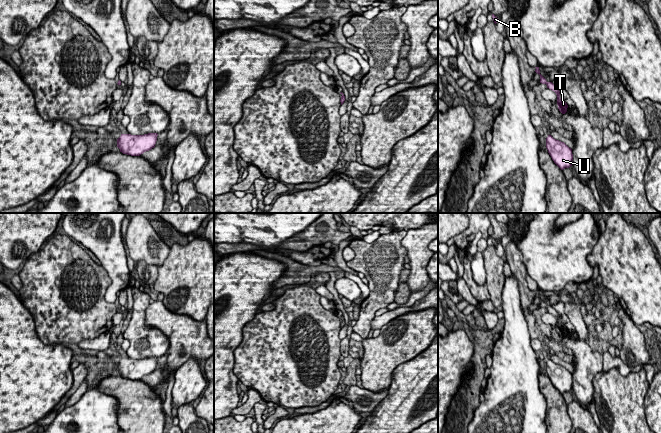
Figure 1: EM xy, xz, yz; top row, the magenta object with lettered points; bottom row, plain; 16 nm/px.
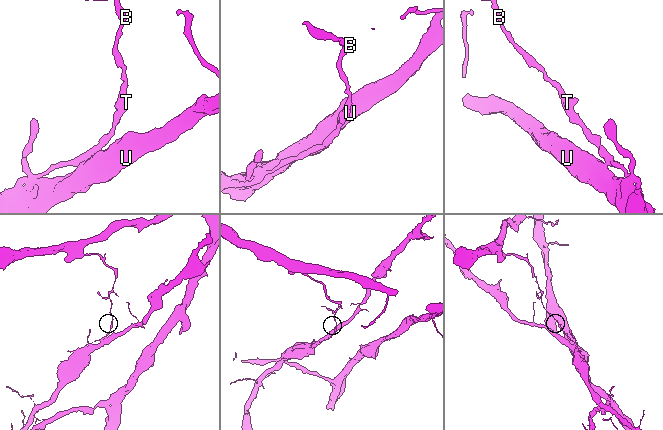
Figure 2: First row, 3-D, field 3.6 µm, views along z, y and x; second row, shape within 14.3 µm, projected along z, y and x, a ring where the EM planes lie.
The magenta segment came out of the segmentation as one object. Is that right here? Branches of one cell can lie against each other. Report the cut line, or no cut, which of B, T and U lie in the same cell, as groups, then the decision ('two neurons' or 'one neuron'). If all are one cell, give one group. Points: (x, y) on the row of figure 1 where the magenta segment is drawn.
cut in xz along (341, 96), (344, 98); B / T U; two neurons

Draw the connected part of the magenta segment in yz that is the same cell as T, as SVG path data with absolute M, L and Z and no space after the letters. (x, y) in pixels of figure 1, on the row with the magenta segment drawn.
M547 82L546 85L547 88L549 88L550 90L556 93L558 109L562 114L565 114L567 112L568 105L563 99L560 98L559 89L552 82Z

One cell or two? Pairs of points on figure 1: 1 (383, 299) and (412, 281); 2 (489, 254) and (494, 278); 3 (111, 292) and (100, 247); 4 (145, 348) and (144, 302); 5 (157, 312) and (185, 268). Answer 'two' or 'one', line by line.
1: two
2: one
3: one
4: one
5: two

